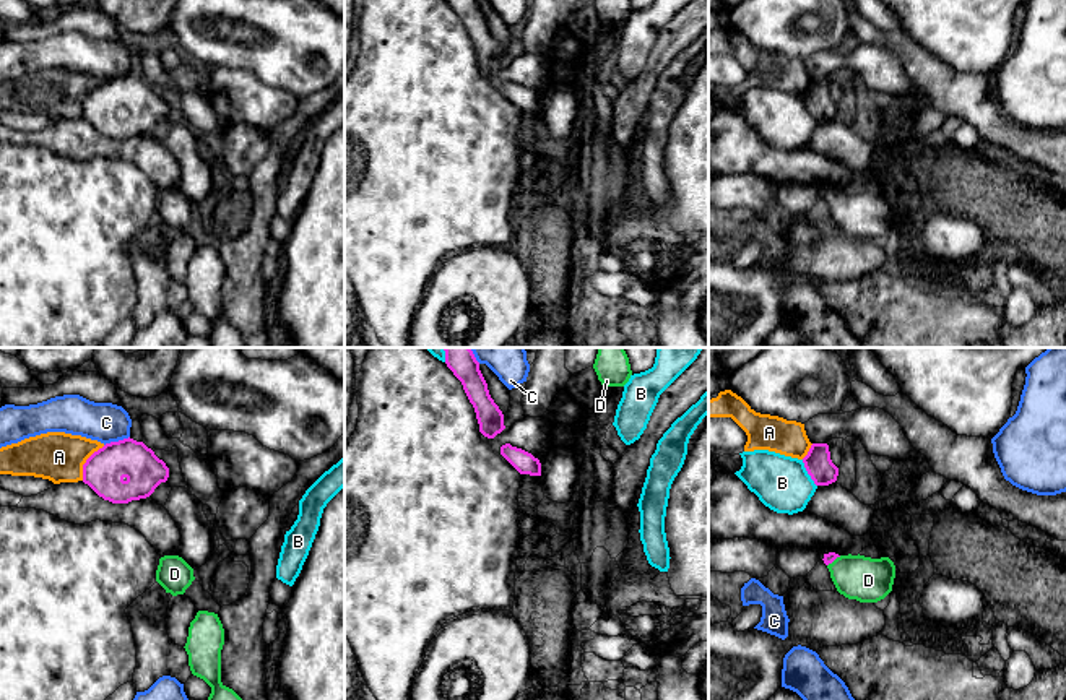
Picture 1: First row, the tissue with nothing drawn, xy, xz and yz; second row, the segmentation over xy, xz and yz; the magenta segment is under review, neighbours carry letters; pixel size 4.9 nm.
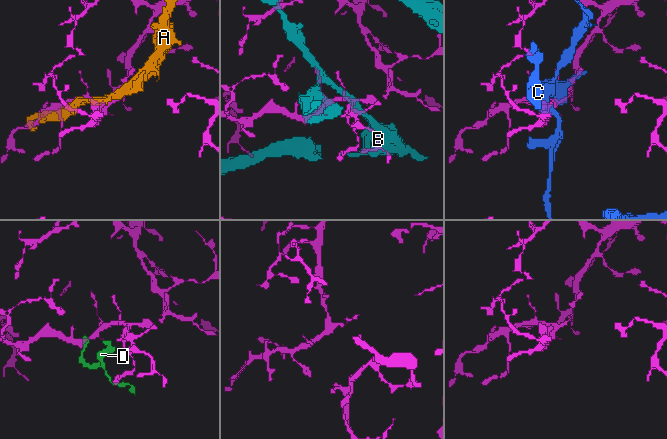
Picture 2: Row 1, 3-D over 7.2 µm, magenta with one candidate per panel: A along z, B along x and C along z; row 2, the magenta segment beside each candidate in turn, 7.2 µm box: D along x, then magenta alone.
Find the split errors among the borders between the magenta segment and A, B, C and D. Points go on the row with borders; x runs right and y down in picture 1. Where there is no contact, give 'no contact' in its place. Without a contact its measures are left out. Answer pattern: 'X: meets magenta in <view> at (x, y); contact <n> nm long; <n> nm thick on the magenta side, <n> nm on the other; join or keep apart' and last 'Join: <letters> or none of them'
A: meets magenta in xy at (86, 462); contact 200 nm long; 200 nm thick on the magenta side, 240 nm on the other; keep apart
B: meets magenta in yz at (808, 473); contact 150 nm long; 140 nm thick on the magenta side, 280 nm on the other; keep apart
C: meets magenta in xy at (116, 442); contact 140 nm long; 200 nm thick on the magenta side, 200 nm on the other; keep apart
D: meets magenta in yz at (834, 559); contact 90 nm long; 50 nm thick on the magenta side, 220 nm on the other; join
Join: D

